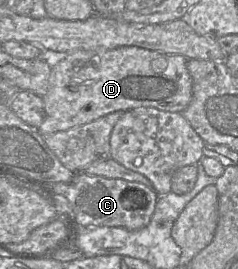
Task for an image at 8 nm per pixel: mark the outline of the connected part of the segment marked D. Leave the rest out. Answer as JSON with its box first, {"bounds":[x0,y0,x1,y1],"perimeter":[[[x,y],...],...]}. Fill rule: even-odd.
{"bounds":[37,46,192,135],"perimeter":[[[121,46],[105,50],[78,50],[67,55],[60,55],[53,60],[52,70],[49,78],[49,87],[47,93],[42,96],[44,103],[45,118],[37,128],[41,135],[48,135],[58,131],[68,130],[73,127],[81,126],[97,120],[107,114],[115,111],[128,111],[138,107],[152,107],[165,112],[182,112],[187,108],[192,99],[192,78],[187,69],[187,58],[178,54],[167,54],[158,50],[148,50],[136,46]],[[163,57],[167,60],[167,67],[163,72],[155,72],[151,68],[151,61],[155,58]]]}

